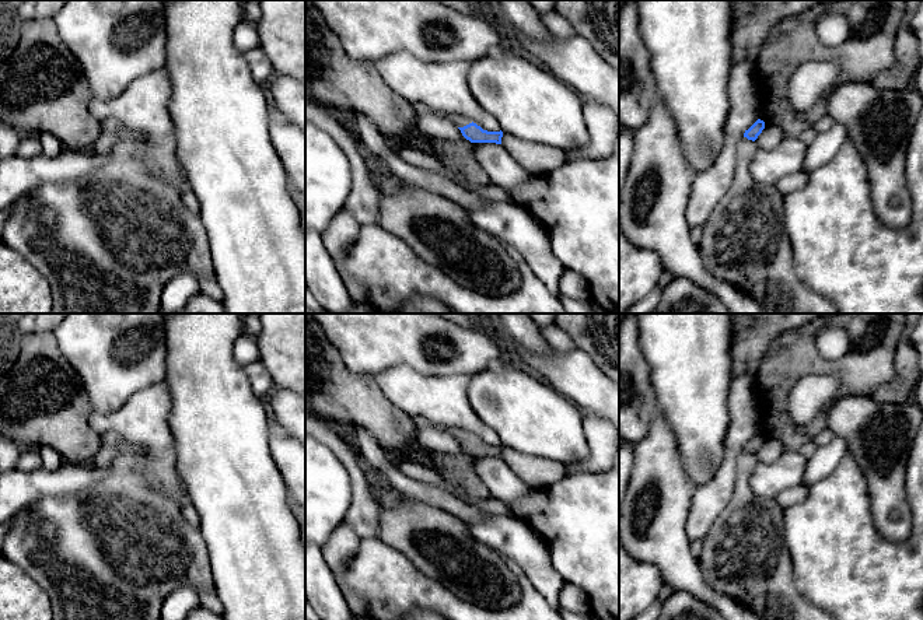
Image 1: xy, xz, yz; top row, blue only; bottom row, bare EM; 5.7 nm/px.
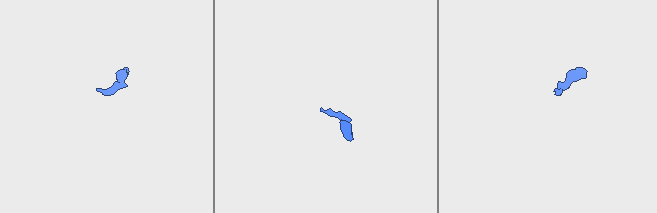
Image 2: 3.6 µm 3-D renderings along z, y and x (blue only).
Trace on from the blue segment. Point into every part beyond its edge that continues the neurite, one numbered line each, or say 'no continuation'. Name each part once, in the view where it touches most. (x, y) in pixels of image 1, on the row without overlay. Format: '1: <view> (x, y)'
1: xz (458, 434)

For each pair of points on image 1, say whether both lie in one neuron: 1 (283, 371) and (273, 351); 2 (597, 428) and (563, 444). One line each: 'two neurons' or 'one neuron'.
1: one neuron
2: two neurons

